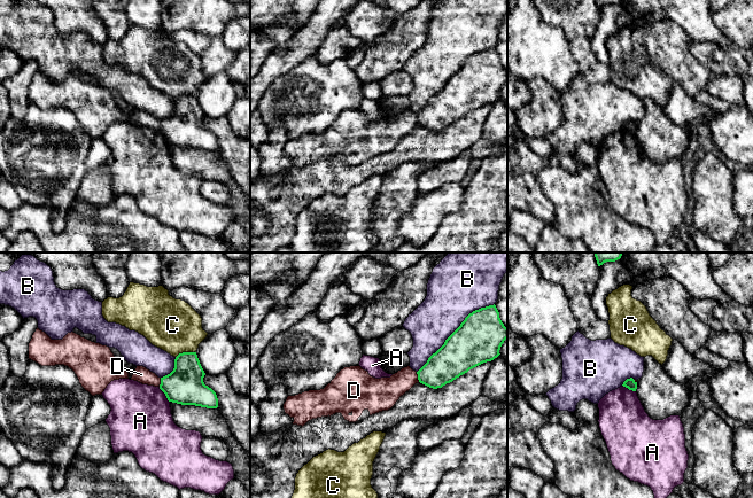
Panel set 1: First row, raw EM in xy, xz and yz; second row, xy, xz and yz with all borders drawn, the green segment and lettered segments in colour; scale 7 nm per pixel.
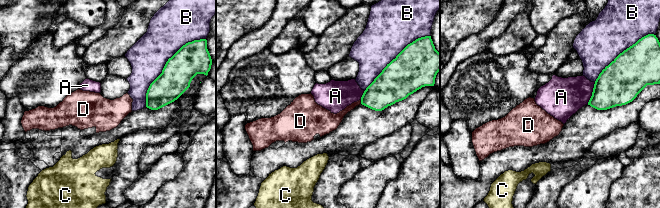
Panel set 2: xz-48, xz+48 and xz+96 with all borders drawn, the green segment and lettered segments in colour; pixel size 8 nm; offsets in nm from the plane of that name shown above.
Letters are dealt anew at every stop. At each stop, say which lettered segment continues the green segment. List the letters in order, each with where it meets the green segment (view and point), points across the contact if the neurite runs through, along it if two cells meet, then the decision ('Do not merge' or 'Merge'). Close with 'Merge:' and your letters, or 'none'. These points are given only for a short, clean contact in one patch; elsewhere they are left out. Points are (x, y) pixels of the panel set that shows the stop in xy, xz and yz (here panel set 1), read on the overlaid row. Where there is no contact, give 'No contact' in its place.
A: Touches green at xy (165, 395). Do not merge
B: Touches green at xz (455, 331). Do not merge
C: Touches green at xy (185, 352). Do not merge
D: Touches green at xz (418, 376). Boundary: xz (416, 372), (419, 381). Do not merge
Merge: none

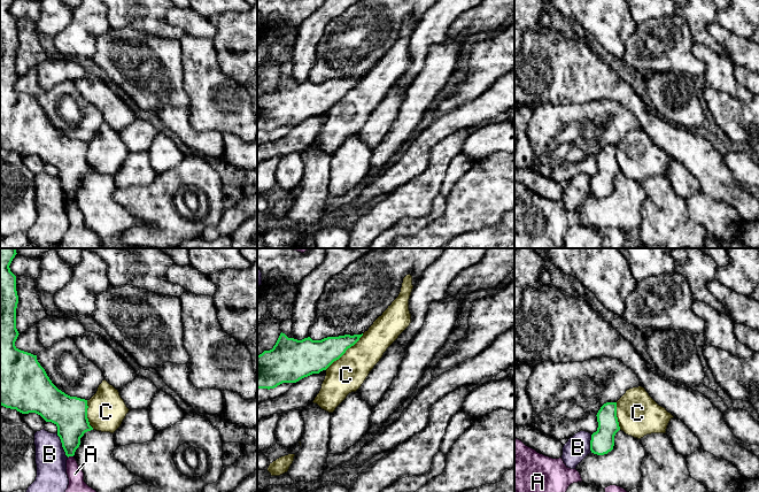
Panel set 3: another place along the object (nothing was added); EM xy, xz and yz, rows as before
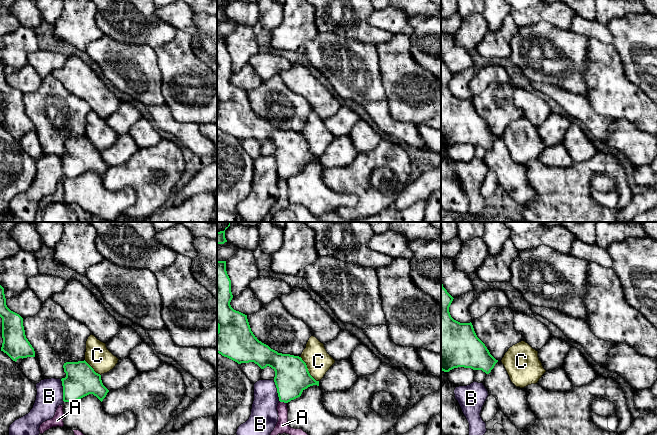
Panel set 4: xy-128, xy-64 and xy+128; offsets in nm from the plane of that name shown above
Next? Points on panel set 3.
A: Touches green at xy (70, 455). Do not merge
B: Touches green at xy (62, 445). Do not merge
C: Touches green at xz (345, 352). Do not merge
Merge: none

